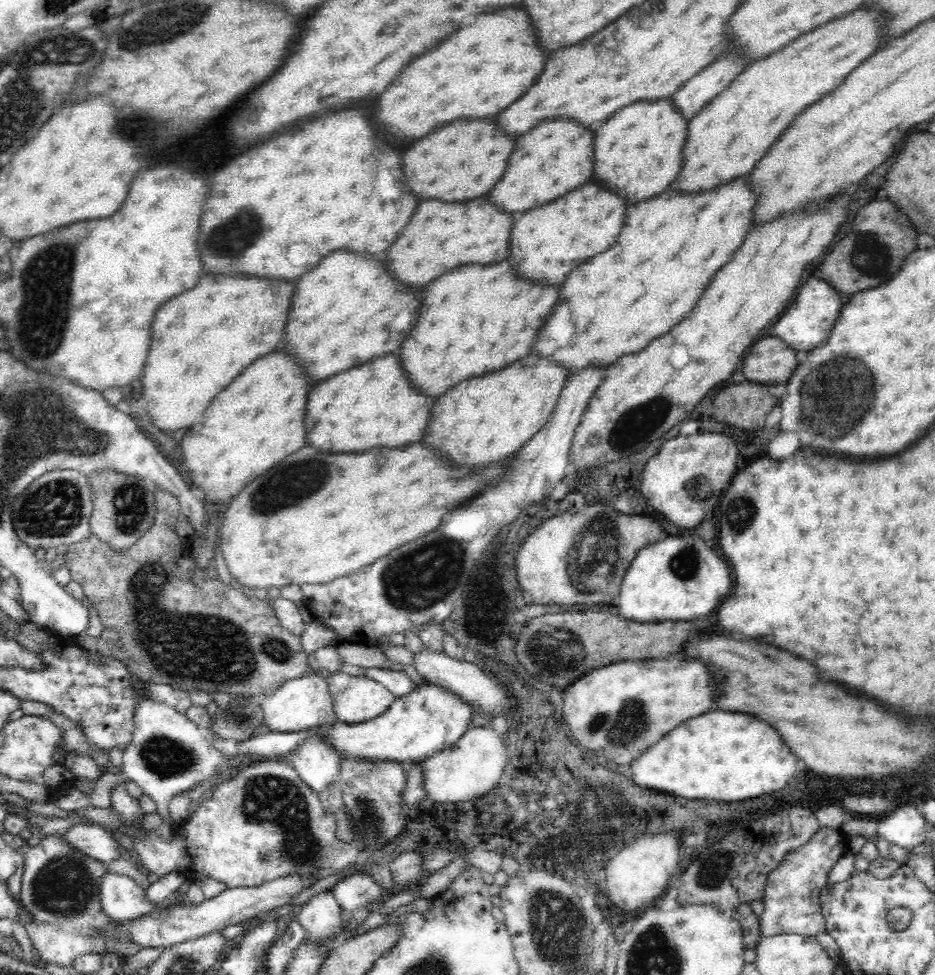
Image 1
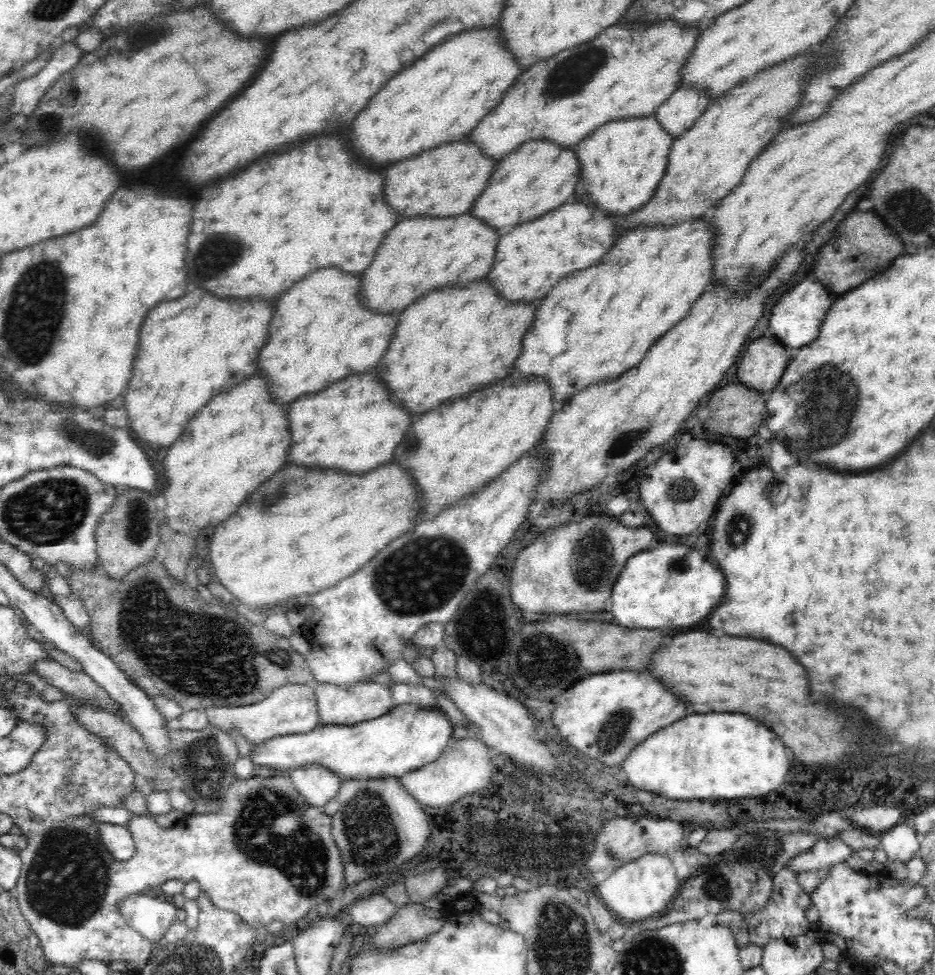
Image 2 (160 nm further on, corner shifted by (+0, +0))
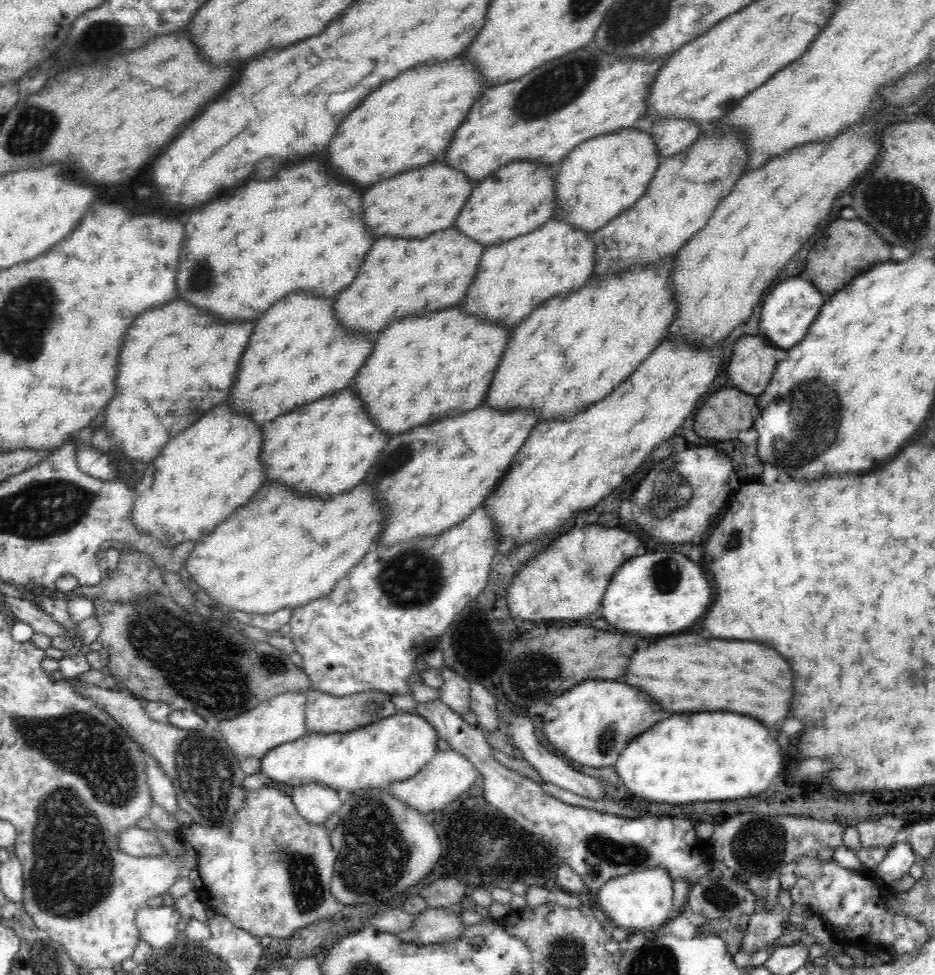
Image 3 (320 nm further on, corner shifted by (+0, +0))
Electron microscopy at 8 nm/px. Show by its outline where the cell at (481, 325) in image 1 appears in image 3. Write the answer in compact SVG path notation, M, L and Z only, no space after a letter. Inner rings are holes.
M458 308L422 318L404 318L400 322L392 322L380 332L370 364L357 373L358 380L350 380L348 387L357 392L366 413L378 416L374 420L382 424L382 432L390 428L390 432L398 436L398 432L406 432L406 428L414 428L414 424L434 420L434 416L446 419L474 409L474 404L482 405L508 336L510 332L504 326L494 326L476 316L466 316Z

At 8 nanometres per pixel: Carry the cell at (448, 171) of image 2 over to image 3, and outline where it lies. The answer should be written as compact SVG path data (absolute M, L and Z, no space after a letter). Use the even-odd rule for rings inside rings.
M438 159L372 186L366 192L366 216L370 216L370 224L378 228L378 236L394 232L396 240L426 240L426 236L454 225L472 188L472 182L468 182L462 172L448 168Z

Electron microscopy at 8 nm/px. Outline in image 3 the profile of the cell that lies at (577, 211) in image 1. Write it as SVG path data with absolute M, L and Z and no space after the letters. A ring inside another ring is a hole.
M548 219L540 228L525 235L485 248L462 300L466 300L470 312L482 312L482 316L490 316L490 320L506 320L506 324L516 326L534 312L542 300L550 300L550 296L558 296L558 292L570 292L570 288L582 288L582 284L586 284L594 266L594 246L592 232L570 227L566 220Z

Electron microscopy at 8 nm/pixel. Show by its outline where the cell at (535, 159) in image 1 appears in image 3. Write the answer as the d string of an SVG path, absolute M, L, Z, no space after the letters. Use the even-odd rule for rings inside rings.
M514 160L514 164L496 170L490 178L478 184L478 188L474 188L474 194L466 199L453 226L462 235L478 241L484 249L538 229L553 216L556 208L554 177L550 167L528 160Z

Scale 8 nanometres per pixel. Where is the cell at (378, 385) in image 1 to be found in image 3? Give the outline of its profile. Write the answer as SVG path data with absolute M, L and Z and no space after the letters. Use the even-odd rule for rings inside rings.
M346 387L310 404L300 405L263 428L261 460L270 464L263 464L262 471L267 476L265 484L280 482L286 488L294 484L294 488L306 488L306 496L314 492L318 492L318 496L346 492L346 488L354 488L354 484L362 482L386 442L388 438L370 422L357 392Z

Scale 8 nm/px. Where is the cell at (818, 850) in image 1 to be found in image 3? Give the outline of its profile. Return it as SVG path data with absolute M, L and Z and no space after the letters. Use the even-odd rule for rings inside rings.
M782 892L778 896L778 902L770 914L764 912L754 913L748 922L748 934L743 937L741 950L747 956L754 956L758 951L763 950L764 946L771 946L782 933L782 922L790 914L792 899L788 892Z

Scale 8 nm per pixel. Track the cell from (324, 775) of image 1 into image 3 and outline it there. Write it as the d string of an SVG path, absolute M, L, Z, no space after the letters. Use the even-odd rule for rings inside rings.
M316 783L302 785L291 791L298 813L314 825L323 825L344 803L344 798L332 788Z

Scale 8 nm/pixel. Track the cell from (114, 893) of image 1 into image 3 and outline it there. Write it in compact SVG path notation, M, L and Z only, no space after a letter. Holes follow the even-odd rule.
M145 905L135 912L135 923L140 937L153 950L162 949L178 938L178 922L182 916L174 906L152 908Z

